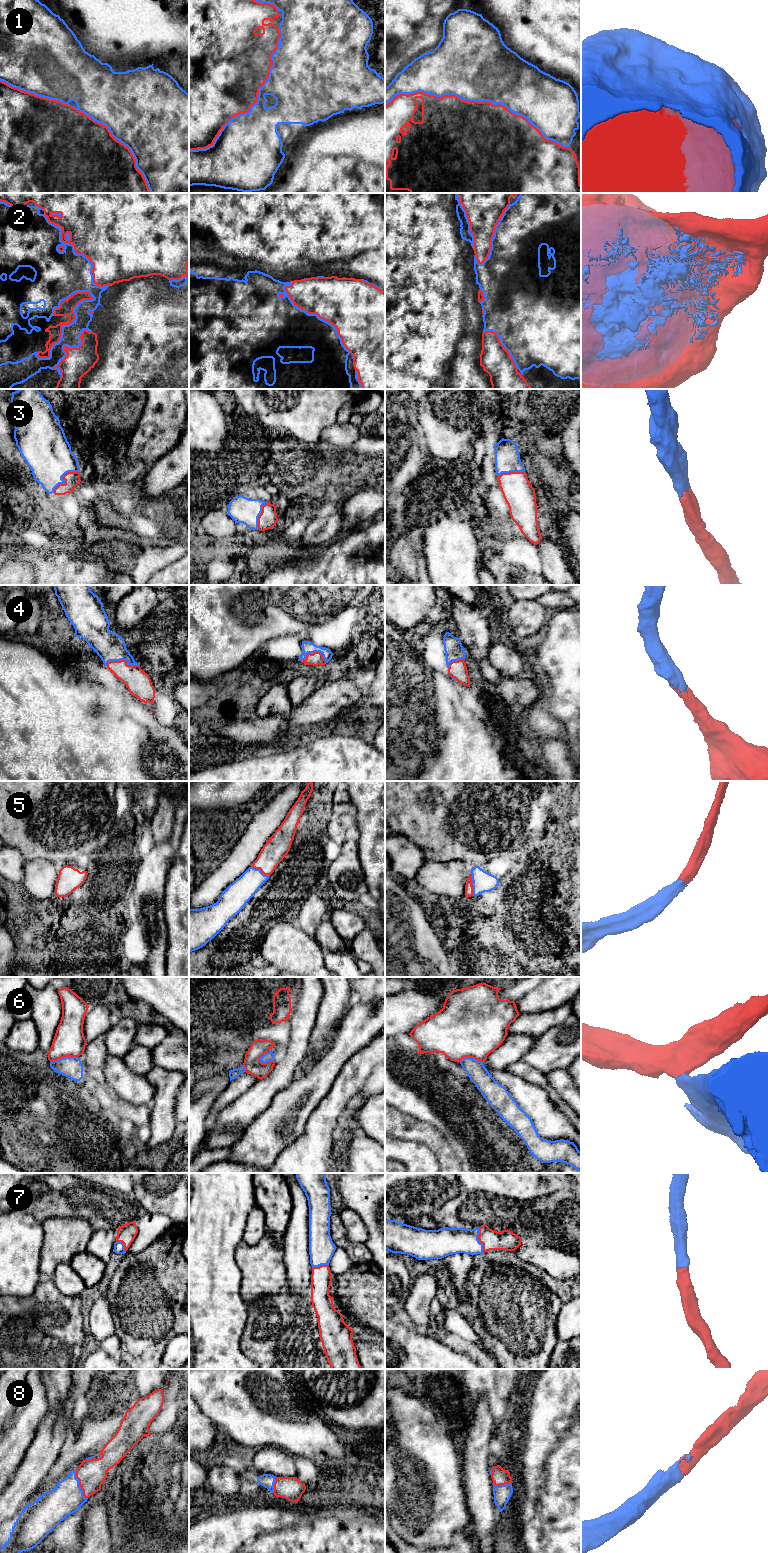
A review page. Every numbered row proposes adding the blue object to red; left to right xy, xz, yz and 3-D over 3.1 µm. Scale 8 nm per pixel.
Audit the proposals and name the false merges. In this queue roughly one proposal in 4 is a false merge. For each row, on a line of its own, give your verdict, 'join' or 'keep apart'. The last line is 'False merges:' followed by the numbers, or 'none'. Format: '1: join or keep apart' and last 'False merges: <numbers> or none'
1: join
2: join
3: join
4: join
5: join
6: keep apart
7: join
8: join
False merges: 6

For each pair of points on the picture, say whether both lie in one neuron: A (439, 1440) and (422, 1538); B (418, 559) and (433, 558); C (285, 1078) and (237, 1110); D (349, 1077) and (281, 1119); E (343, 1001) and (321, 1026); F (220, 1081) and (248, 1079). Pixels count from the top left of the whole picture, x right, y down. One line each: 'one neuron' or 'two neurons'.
A: one neuron
B: two neurons
C: one neuron
D: two neurons
E: one neuron
F: two neurons

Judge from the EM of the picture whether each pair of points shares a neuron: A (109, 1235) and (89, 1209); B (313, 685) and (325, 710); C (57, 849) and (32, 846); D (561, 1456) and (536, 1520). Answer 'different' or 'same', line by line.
A: different
B: different
C: same
D: different

